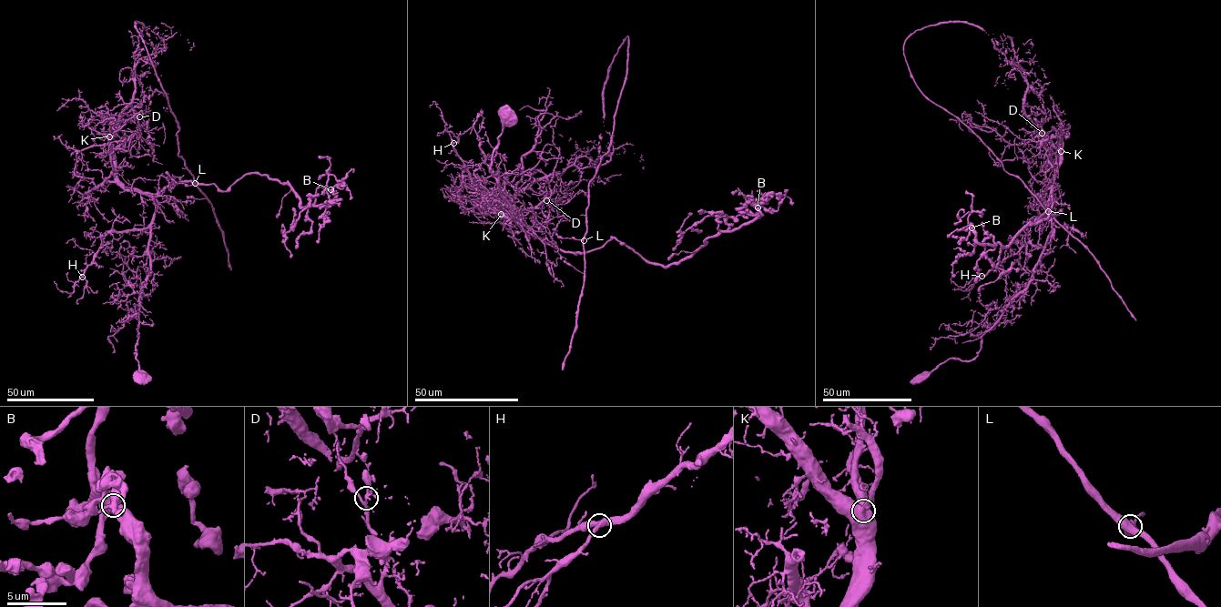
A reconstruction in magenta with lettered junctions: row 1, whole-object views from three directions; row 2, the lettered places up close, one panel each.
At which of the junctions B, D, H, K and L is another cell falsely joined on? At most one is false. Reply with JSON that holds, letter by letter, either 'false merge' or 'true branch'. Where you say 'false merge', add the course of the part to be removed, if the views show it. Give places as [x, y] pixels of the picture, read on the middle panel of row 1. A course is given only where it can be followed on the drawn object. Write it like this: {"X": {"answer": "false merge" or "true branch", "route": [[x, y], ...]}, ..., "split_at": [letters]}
{"B": {"answer": "true branch"}, "D": {"answer": "false merge", "route": [[547, 200], [565, 203], [559, 189], [599, 156], [604, 83], [627, 35], [563, 369]]}, "H": {"answer": "true branch"}, "K": {"answer": "true branch"}, "L": {"answer": "true branch"}, "split_at": ["D"]}

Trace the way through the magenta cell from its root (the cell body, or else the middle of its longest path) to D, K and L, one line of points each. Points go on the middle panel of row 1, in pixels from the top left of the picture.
D: (508, 116), (490, 170), (499, 174), (514, 220), (535, 235), (500, 215), (503, 207), (534, 208), (547, 200)
K: (508, 116), (490, 170), (499, 174), (499, 188), (514, 220), (535, 235), (516, 219), (501, 214)
L: (508, 116), (490, 170), (499, 174), (499, 188), (514, 220), (534, 236), (530, 227), (584, 240)

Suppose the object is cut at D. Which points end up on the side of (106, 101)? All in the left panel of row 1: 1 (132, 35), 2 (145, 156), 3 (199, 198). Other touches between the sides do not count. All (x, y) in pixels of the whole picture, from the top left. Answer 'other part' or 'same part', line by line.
1: same part
2: same part
3: other part

